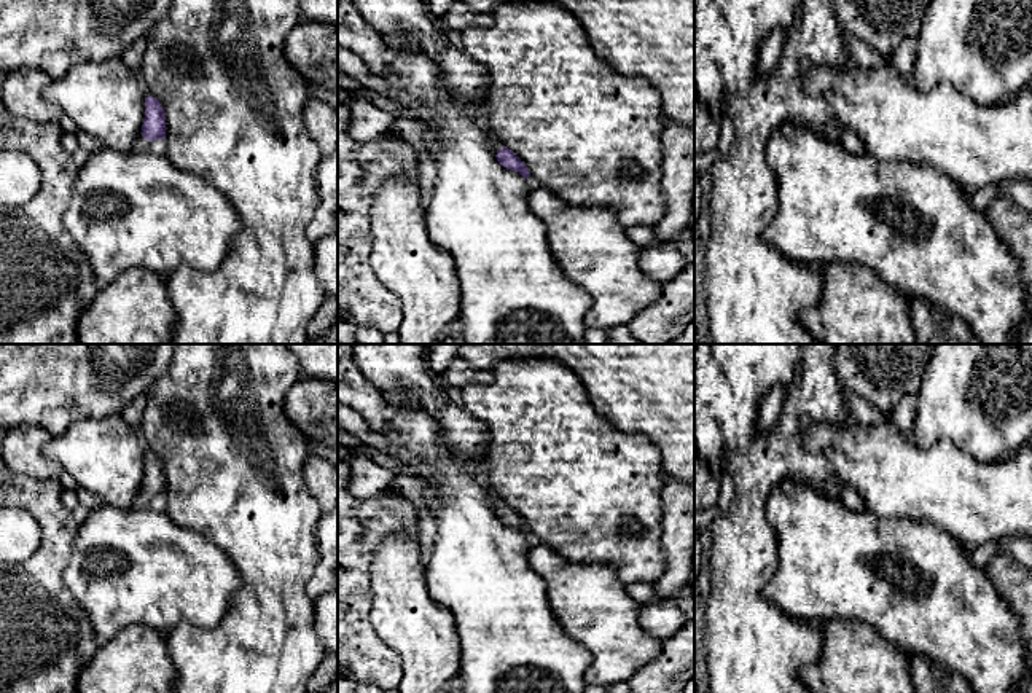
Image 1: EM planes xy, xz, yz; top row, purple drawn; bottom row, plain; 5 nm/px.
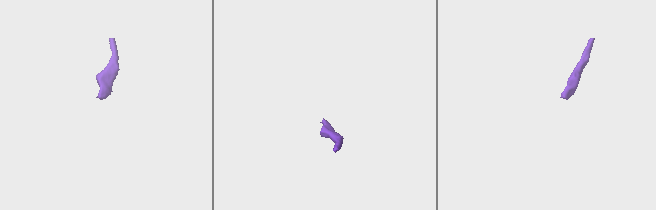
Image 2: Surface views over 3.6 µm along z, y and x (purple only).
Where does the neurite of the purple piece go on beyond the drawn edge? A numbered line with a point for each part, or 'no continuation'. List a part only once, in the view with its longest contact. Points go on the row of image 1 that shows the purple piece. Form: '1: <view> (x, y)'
1: xy (142, 145)

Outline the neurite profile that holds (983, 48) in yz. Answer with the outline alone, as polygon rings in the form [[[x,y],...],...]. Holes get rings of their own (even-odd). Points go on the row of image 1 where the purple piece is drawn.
[[[930,0],[917,33],[911,83],[928,92],[949,83],[983,105],[1026,89],[1032,80],[1032,0]]]

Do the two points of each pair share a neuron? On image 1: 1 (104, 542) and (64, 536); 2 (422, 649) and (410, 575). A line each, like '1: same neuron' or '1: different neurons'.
1: different neurons
2: same neuron

